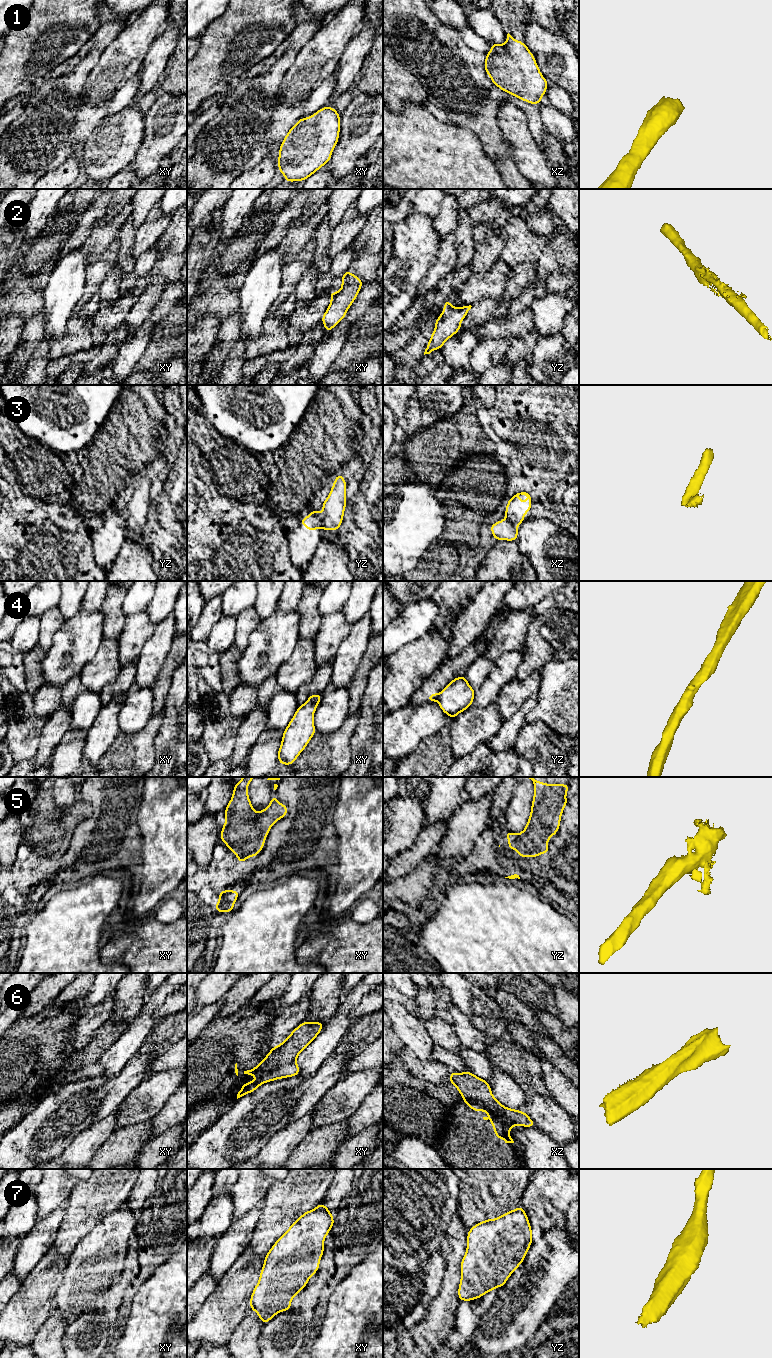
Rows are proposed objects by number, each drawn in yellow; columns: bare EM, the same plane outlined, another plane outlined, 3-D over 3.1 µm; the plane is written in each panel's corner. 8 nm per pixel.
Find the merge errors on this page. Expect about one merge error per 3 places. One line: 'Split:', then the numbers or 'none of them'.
Split: 3, 4

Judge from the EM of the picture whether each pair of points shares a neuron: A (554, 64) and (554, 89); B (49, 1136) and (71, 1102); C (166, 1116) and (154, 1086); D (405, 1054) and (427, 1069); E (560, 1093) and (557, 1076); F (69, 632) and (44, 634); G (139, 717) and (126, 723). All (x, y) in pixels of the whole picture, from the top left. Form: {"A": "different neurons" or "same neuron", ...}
{"A": "different neurons", "B": "same neuron", "C": "different neurons", "D": "same neuron", "E": "same neuron", "F": "different neurons", "G": "same neuron"}

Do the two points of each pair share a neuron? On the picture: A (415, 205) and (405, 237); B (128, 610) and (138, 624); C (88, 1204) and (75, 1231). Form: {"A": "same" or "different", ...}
{"A": "different", "B": "different", "C": "same"}

